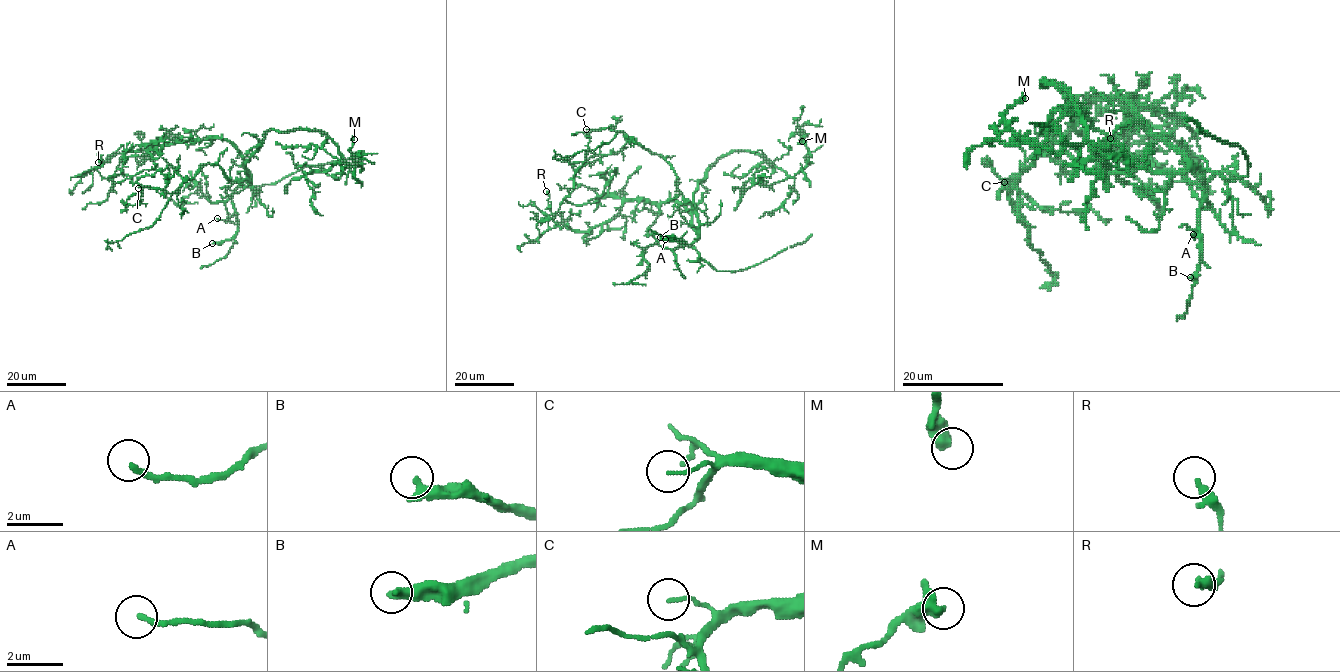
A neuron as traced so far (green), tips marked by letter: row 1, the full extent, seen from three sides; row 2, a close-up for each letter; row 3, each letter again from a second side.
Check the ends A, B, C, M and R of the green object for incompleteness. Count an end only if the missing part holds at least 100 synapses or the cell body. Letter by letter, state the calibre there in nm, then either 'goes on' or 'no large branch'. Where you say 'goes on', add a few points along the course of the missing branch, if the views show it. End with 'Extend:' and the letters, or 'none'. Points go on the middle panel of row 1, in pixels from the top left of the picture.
A: 200 nm | no large branch
B: 400 nm | goes on | (660, 237), (634, 254), (609, 263), (601, 270), (575, 267), (568, 259), (542, 252)
C: 110 nm | no large branch
M: 320 nm | no large branch
R: 320 nm | no large branch
Extend: B

